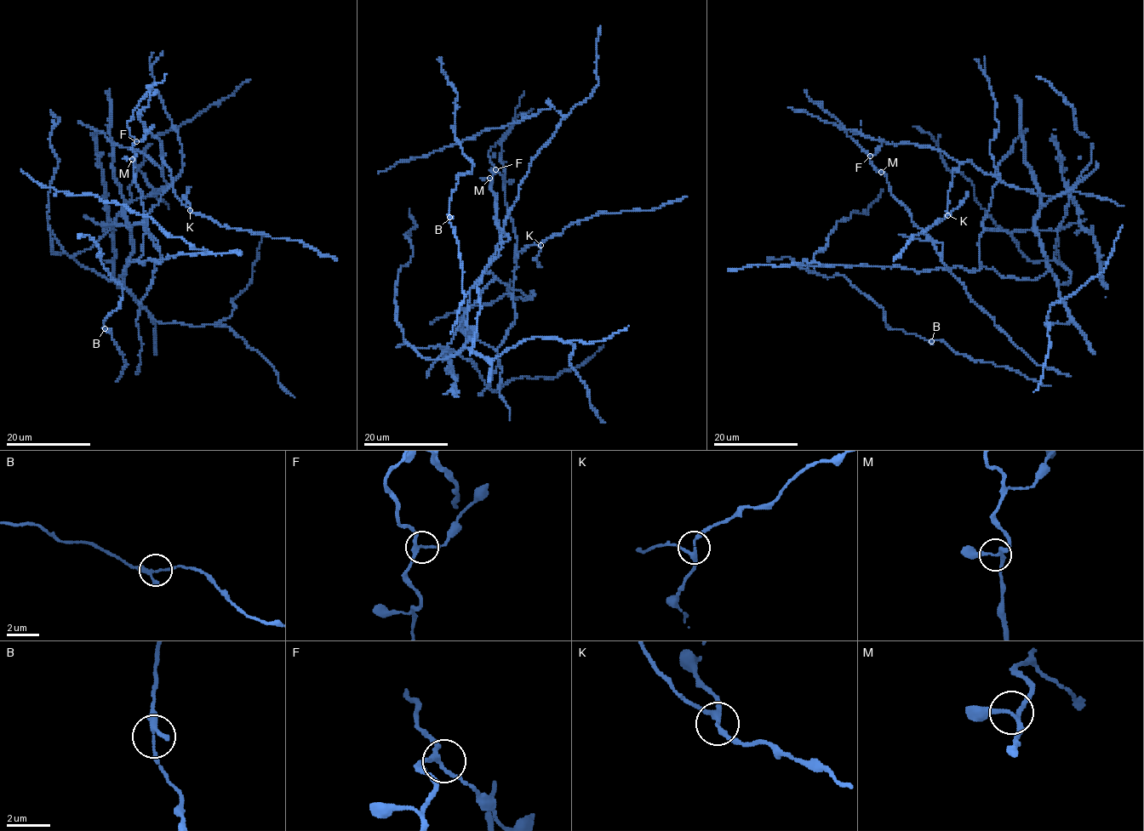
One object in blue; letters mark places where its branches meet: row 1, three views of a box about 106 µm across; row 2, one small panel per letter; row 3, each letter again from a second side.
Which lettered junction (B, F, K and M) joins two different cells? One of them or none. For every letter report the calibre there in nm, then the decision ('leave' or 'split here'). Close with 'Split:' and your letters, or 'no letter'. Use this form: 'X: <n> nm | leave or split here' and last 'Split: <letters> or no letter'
B: 200 nm | leave
F: 200 nm | leave
K: 200 nm | leave
M: 200 nm | leave
Split: no letter

